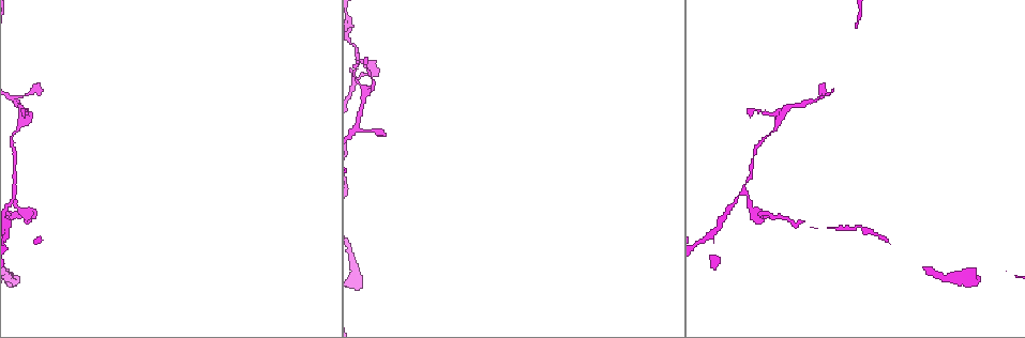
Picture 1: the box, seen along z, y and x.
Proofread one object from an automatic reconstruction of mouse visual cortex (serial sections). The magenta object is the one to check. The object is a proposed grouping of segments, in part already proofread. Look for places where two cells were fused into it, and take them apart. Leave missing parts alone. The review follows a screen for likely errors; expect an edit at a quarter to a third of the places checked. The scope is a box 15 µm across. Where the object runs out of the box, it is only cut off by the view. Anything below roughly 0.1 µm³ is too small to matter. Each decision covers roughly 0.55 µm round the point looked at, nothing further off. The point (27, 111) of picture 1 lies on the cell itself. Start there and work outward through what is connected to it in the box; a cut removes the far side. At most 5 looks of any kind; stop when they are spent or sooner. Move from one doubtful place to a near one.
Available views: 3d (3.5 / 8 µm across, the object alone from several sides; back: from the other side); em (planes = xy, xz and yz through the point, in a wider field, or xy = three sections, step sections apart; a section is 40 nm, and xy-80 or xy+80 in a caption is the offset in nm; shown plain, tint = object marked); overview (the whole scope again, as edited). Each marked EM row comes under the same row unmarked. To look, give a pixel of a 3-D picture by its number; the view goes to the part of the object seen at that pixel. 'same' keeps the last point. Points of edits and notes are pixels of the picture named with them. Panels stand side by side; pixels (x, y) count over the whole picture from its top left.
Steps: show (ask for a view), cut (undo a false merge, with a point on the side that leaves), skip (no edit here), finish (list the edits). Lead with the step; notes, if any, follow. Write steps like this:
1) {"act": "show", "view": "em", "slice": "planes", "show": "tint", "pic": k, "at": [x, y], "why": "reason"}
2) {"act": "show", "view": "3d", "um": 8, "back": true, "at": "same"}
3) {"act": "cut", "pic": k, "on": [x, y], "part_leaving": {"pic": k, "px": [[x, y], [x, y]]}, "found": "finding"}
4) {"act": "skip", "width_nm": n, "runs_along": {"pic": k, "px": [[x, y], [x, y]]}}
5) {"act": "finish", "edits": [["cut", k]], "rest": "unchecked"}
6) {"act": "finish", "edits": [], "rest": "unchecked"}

{"act": "show", "view": "3d", "um": 3.5, "pic": 1, "at": [13, 97], "why": "abrupt turn"}

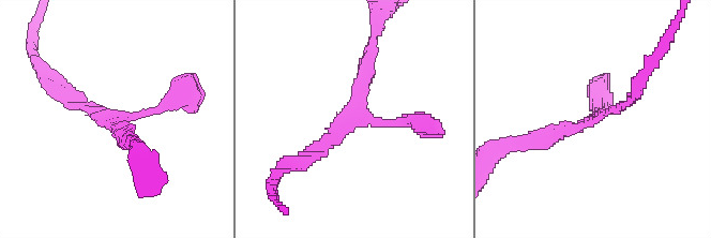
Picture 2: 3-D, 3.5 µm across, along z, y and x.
{"act": "show", "view": "em", "slice": "planes", "show": "tint", "pic": 2, "at": [123, 120]}

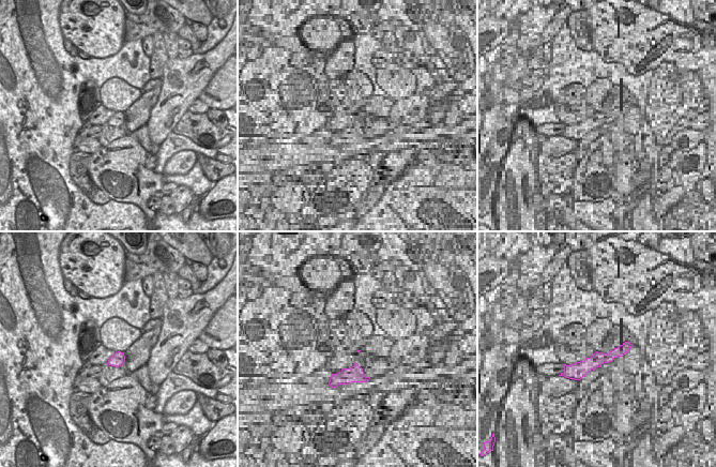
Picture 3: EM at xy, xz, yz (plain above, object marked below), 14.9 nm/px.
{"act": "skip", "runs_along": {"pic": 2, "px": [[372, 46], [362, 112], [381, 123], [418, 123]]}, "found": "continuous, no second cell"}

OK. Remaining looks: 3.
{"act": "show", "view": "3d", "um": 3.5, "pic": 1, "at": [356, 53], "why": "two arms in line, one across"}

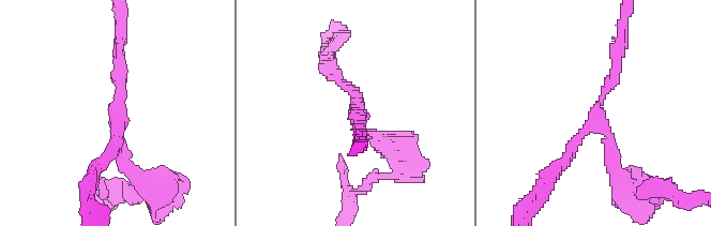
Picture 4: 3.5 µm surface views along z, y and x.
{"act": "show", "view": "em", "slice": "xy", "step": 5, "show": "tint", "pic": 4, "at": [118, 122]}

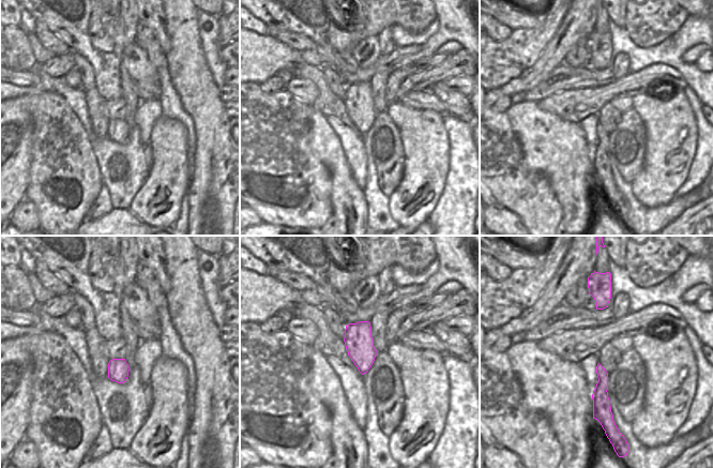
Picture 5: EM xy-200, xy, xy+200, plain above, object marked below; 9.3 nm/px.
{"act": "skip", "found": "all the same cell"}

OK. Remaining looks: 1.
{"act": "finish", "edits": [], "rest": "unchecked"}

